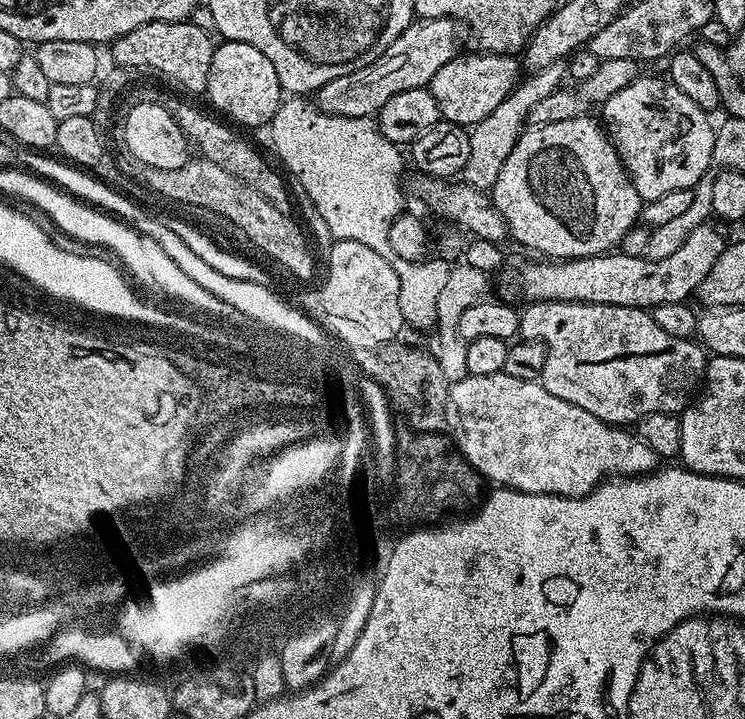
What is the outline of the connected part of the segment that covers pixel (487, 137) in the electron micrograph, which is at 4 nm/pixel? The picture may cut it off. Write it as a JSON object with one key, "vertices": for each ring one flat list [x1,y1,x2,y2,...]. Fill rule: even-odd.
{"vertices":[[563,63,546,66,546,70,525,75,512,92,506,94,506,98,502,98,502,103,491,114,486,114,482,122,471,125,468,133,470,158,462,173,463,183,472,184,475,188,491,190,498,174,502,174,502,165,506,162,506,158,510,158,510,150,514,150,518,138,524,133,530,110,534,110,534,106,539,100,546,98,546,94,561,87,565,80,566,68]]}

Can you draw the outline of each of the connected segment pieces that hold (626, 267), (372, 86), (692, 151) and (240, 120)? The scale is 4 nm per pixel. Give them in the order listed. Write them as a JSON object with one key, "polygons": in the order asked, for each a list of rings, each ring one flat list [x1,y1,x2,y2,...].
{"polygons":[[[709,222,698,226,686,242,682,242,682,247,675,254,670,254,670,258,661,260,648,260,643,254,636,256,616,256,620,254,605,254,602,256,583,256,581,260,562,260,555,258,532,258,529,264,520,264,513,272,508,272,504,276,505,297,521,296,521,301,531,302,534,300,565,300,566,302,582,302,583,304,613,304,614,306,626,306,627,308,643,308,651,310,662,302,685,303,689,299,688,295,695,293,700,284,714,270,714,262,724,252,726,239,715,228,715,223]],[[445,18,443,20,413,19,386,50,374,62,354,70,350,74,342,74,342,78,330,78,326,86,314,93,314,103,326,114,334,114,342,118,375,117,394,98,394,94,402,94,402,90,427,88,431,85,434,74,446,66,458,55,456,48,457,25]],[[656,74,651,75,641,75,630,82,630,86,618,90,618,94,614,94,614,98,610,98,602,106,603,127,628,171,634,190,638,190,640,199,644,202,662,198,662,194,670,194,670,190,695,189,698,181,709,175,713,167,712,151,716,137,714,124,708,121,711,120,709,113,690,102,690,98,686,98,686,94,682,94,682,90,675,88,667,79]],[[224,40,212,50,206,99,217,108,215,111,221,117,227,118,233,125,260,128,263,124,264,127,271,125,282,103,282,89,274,65,266,54,262,54,262,50,254,50,254,46,246,42]]]}

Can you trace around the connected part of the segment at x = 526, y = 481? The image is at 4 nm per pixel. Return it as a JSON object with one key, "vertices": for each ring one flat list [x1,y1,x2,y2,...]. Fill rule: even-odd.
{"vertices":[[499,372,498,374,482,374,481,376,461,375,461,380,451,385,448,390,448,411,446,421,452,427,450,431,451,439,454,441,461,454,468,459,470,466,474,466,485,481,496,486,512,488,516,492,533,492,534,494,550,494,551,496,567,496,569,498,583,498,603,484,609,478,619,478,621,476,639,476,647,474,657,467,658,457,654,450,646,441,640,439,635,431,624,426,613,426,594,418,582,406,574,406,562,398,554,398,550,390,546,390,543,384,535,380,523,380,522,378,510,378,510,374]]}

